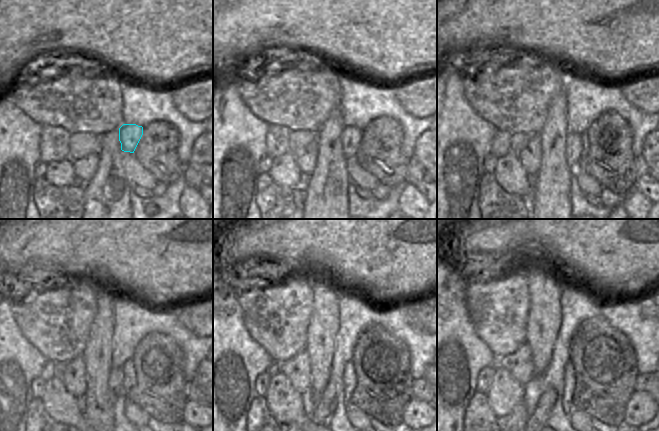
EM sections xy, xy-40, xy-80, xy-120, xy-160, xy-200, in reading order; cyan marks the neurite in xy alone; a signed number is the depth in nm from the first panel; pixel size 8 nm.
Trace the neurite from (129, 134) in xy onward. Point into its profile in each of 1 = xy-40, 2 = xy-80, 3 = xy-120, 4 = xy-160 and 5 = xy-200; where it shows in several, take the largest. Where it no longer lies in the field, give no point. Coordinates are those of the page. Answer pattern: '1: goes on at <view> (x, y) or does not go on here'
1: goes on at xy-40 (351, 136)
2: goes on at xy-80 (573, 141)
3: goes on at xy-120 (116, 388)
4: goes on at xy-160 (334, 391)
5: goes on at xy-200 (538, 419)

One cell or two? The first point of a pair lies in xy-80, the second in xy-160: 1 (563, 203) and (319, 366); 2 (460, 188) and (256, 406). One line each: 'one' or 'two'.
1: one
2: two

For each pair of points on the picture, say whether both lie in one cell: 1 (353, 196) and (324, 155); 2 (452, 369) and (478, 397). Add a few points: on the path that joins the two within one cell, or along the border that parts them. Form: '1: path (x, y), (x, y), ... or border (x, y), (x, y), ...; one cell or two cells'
1: border (349, 178), (347, 186), (348, 208); two cells
2: border (476, 391), (469, 401), (464, 414); two cells

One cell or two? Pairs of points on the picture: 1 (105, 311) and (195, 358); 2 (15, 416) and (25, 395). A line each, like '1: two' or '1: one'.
1: two
2: one

